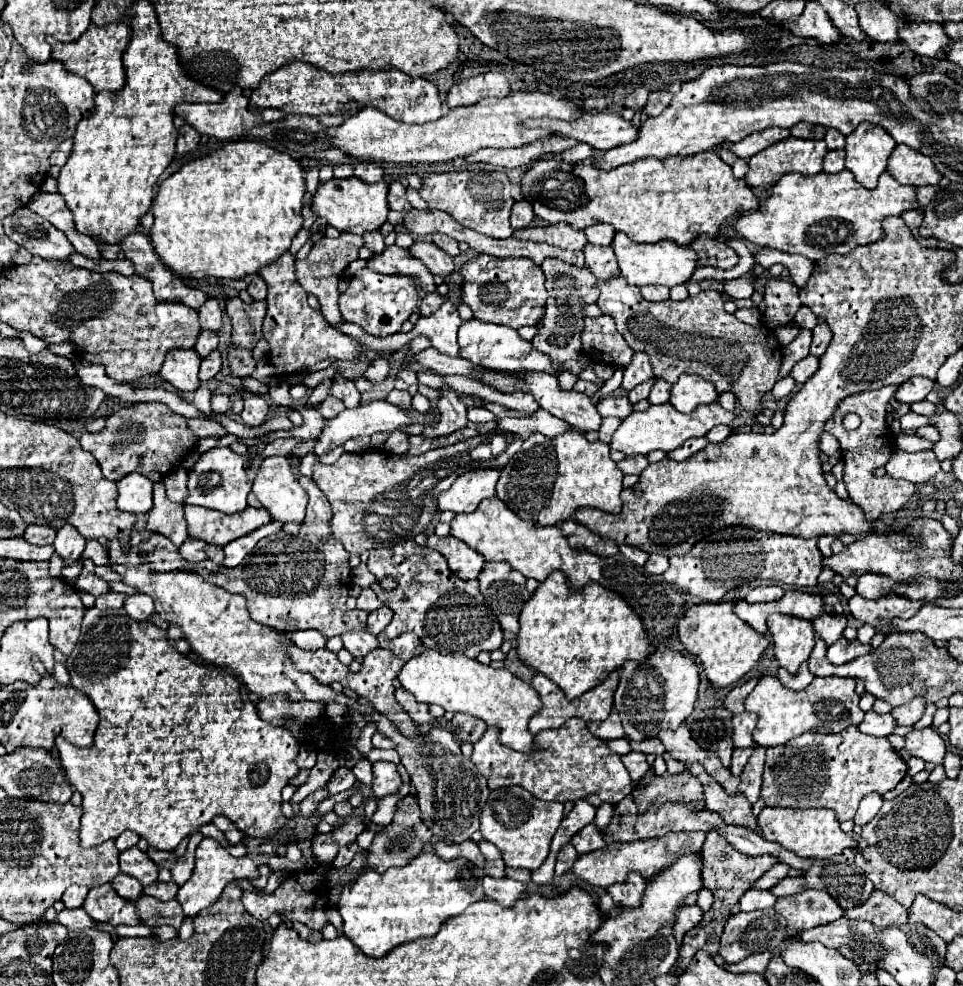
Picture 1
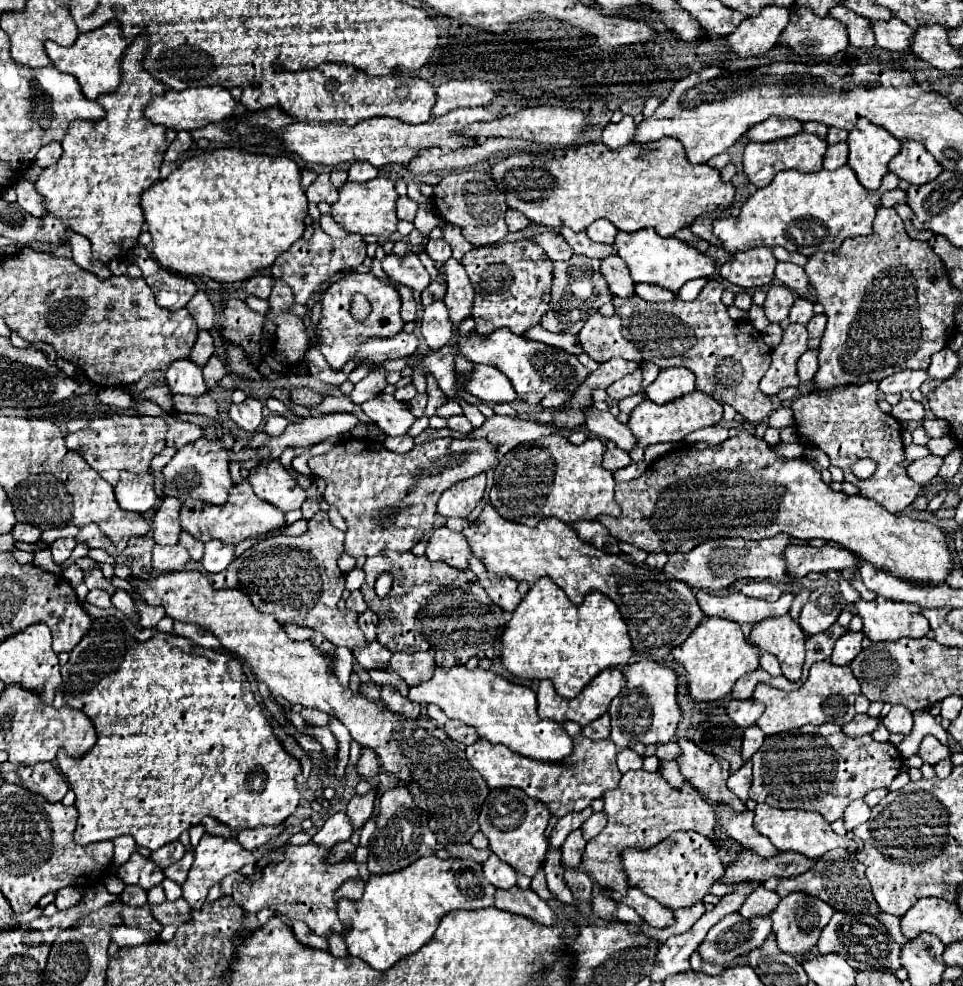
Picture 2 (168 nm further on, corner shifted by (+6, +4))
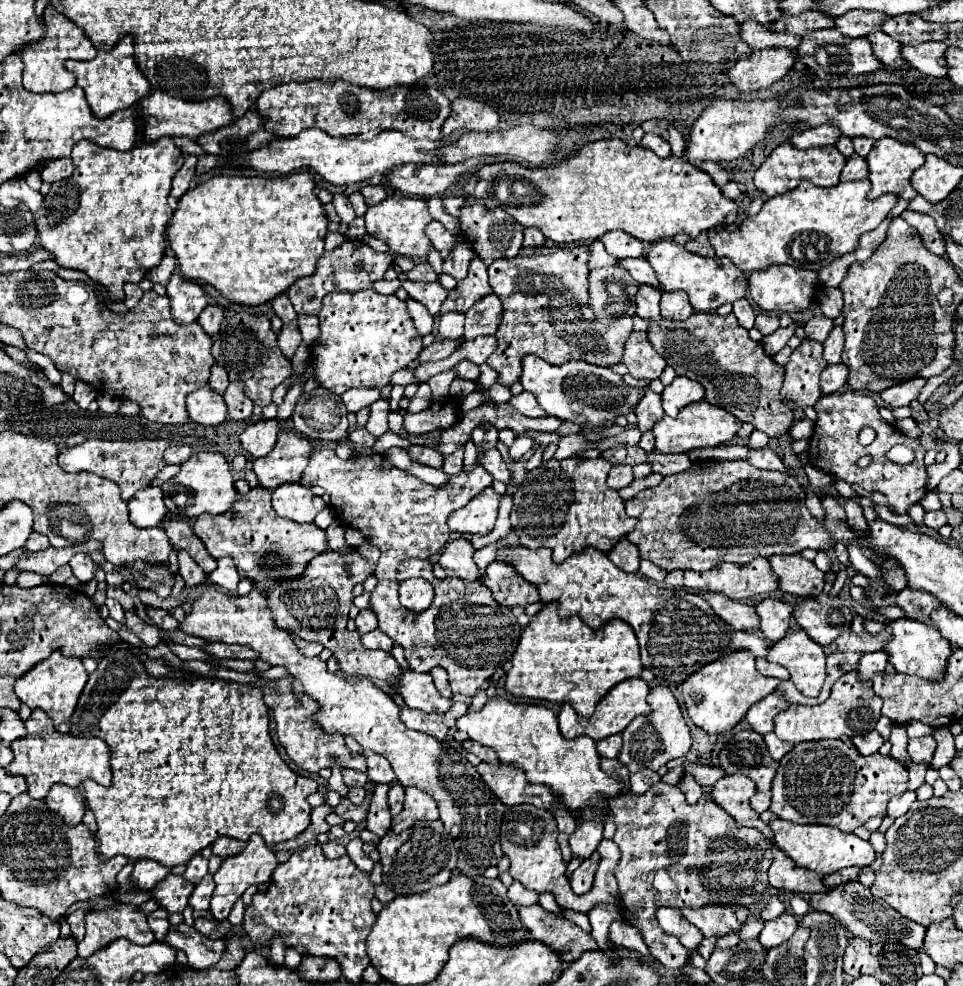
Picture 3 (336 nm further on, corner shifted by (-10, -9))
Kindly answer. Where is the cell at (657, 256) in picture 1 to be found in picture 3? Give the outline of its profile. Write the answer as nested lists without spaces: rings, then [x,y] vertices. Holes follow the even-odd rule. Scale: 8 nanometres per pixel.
[[[660,240],[650,248],[648,262],[656,268],[662,290],[684,290],[696,312],[716,312],[722,304],[736,302],[746,296],[746,274],[730,258],[704,258],[688,252],[682,244]]]

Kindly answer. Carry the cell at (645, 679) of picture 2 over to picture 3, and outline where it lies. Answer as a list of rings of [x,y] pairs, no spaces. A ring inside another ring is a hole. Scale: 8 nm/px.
[[[656,686],[650,696],[648,696],[648,704],[652,706],[652,714],[650,716],[638,716],[636,720],[632,720],[628,724],[628,728],[624,728],[622,738],[624,738],[624,746],[620,750],[620,764],[624,764],[630,772],[638,772],[640,768],[650,768],[650,770],[658,770],[660,766],[664,766],[668,760],[672,758],[680,758],[686,756],[690,746],[692,746],[692,738],[690,738],[690,730],[682,718],[680,706],[674,698],[674,694],[670,692],[670,688],[666,686]]]

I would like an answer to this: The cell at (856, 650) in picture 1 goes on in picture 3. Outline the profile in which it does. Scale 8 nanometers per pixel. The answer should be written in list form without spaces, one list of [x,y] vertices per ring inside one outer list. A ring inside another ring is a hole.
[[[884,650],[880,652],[868,652],[868,656],[862,656],[860,658],[860,668],[858,668],[858,676],[860,680],[870,680],[876,672],[884,672],[886,668],[886,662],[888,662],[888,654]]]

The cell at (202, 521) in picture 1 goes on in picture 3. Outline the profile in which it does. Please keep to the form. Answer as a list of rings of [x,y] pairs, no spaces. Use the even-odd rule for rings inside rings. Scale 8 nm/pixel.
[[[250,492],[248,496],[238,496],[232,508],[224,514],[212,516],[204,514],[194,520],[194,534],[204,542],[208,554],[218,560],[222,556],[230,556],[238,568],[240,578],[248,578],[254,584],[264,584],[272,580],[296,580],[304,576],[304,570],[312,558],[328,552],[326,530],[316,524],[296,524],[280,518],[272,504],[270,492]]]

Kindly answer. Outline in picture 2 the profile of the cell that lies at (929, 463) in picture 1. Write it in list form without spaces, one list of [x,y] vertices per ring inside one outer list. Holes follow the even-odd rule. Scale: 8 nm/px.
[[[928,455],[928,457],[922,457],[922,459],[916,459],[912,461],[910,465],[906,465],[906,473],[912,481],[916,481],[918,485],[928,485],[936,475],[938,475],[938,469],[942,465],[942,457],[936,457],[936,455]]]

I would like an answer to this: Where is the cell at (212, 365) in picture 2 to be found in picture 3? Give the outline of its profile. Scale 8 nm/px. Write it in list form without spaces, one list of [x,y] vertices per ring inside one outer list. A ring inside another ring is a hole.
[[[230,384],[228,392],[224,394],[224,402],[228,406],[228,416],[230,420],[250,420],[252,418],[252,408],[254,402],[248,400],[248,396],[244,396],[244,390],[238,384]]]

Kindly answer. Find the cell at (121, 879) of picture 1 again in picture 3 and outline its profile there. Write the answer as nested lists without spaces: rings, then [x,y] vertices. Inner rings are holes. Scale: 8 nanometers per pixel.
[[[158,908],[156,912],[148,914],[148,924],[156,936],[158,942],[164,940],[164,936],[168,934],[168,928],[170,928],[170,922],[168,922],[168,912],[164,912],[164,908]]]

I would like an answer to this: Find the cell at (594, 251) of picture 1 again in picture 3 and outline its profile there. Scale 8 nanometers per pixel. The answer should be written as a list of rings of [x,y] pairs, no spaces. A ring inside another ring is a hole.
[[[646,284],[640,286],[638,294],[636,294],[636,316],[644,318],[644,320],[660,320],[660,296],[662,292],[656,288],[648,288]]]

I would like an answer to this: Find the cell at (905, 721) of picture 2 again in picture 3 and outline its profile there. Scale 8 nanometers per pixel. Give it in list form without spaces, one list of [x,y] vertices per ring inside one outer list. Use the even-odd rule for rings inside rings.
[[[932,736],[910,738],[910,742],[908,742],[908,754],[910,754],[912,762],[916,762],[916,764],[930,764],[934,750],[936,750],[936,740]]]

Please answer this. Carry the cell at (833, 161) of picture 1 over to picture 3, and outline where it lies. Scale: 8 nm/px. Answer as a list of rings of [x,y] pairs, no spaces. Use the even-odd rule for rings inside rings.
[[[854,154],[852,158],[848,158],[840,180],[860,180],[860,178],[868,178],[868,164],[864,158]]]

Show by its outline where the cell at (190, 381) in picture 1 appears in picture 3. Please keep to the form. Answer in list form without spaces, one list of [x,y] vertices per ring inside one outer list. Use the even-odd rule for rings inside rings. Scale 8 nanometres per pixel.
[[[208,386],[188,394],[186,406],[188,406],[190,420],[196,424],[218,426],[228,420],[228,412],[222,396],[216,396],[216,392],[212,392]]]

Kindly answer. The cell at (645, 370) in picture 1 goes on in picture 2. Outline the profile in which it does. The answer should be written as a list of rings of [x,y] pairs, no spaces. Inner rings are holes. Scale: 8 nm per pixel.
[[[636,369],[634,373],[628,373],[624,375],[622,379],[614,381],[606,391],[608,391],[608,397],[614,399],[614,401],[620,401],[628,395],[634,395],[634,393],[640,393],[640,383],[642,383],[642,371]]]

